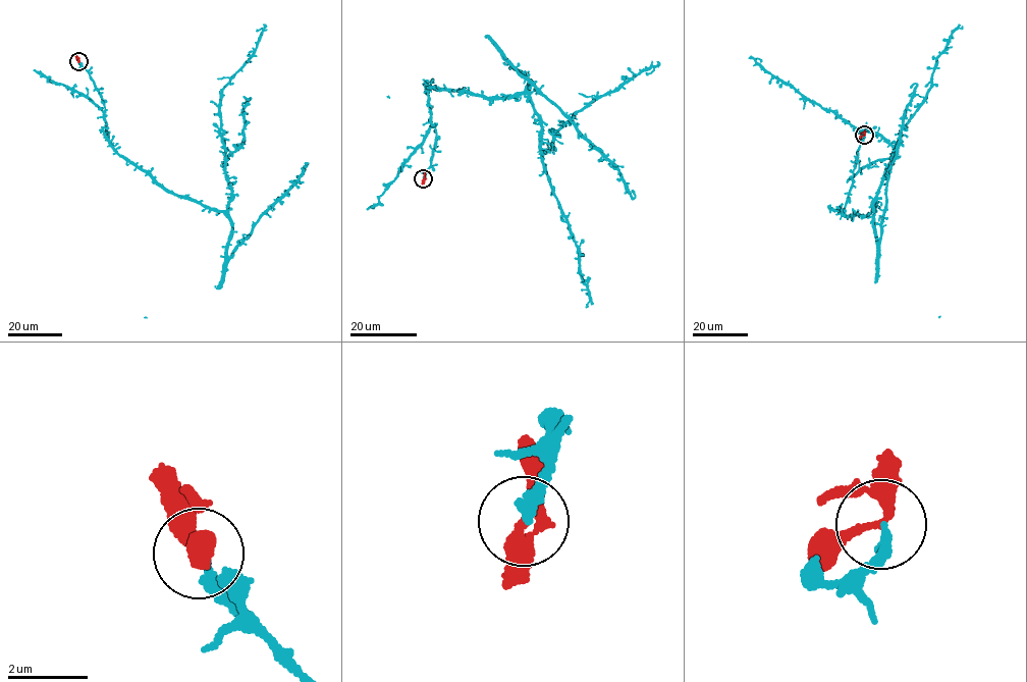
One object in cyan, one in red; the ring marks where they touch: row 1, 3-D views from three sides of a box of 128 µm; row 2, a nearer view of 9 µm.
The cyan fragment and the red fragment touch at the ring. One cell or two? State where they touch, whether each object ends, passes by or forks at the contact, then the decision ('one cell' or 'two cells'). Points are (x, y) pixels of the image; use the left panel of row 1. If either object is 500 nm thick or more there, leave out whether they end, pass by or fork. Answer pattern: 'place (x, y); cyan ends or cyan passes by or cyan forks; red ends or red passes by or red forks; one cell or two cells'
place (78, 61); cyan ends; red passes by; one cell

